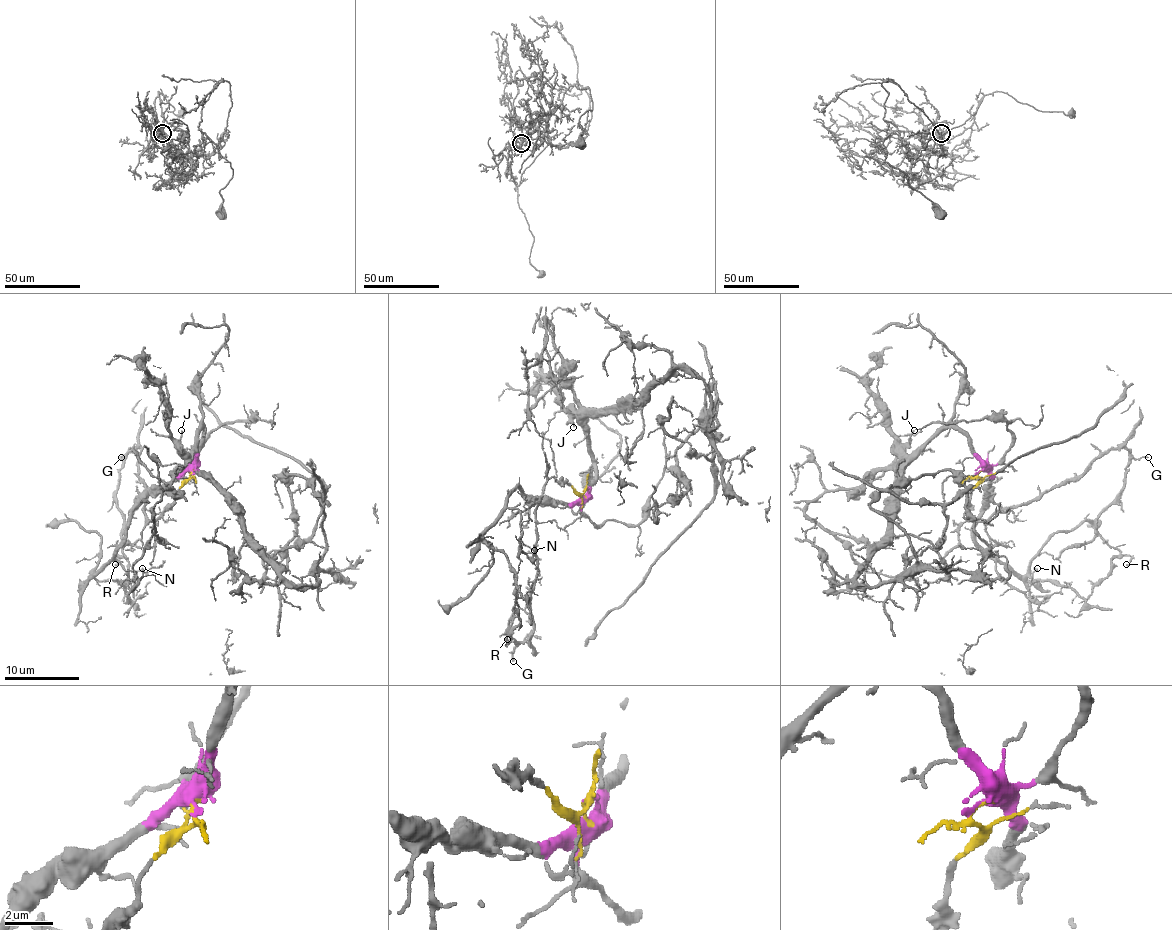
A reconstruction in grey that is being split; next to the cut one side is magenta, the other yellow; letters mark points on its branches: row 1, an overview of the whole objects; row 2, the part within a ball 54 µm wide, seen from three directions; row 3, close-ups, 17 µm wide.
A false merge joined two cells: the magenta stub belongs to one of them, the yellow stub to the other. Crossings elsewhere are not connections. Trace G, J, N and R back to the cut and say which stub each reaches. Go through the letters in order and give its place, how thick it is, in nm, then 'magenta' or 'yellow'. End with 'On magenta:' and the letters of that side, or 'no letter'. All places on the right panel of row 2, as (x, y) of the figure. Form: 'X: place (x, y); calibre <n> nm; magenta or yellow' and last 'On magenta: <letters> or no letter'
G: place (1148, 457); calibre 150 nm; yellow
J: place (914, 430); calibre 150 nm; magenta
N: place (1037, 568); calibre 170 nm; magenta
R: place (1126, 564); calibre 120 nm; yellow
On magenta: J, N

